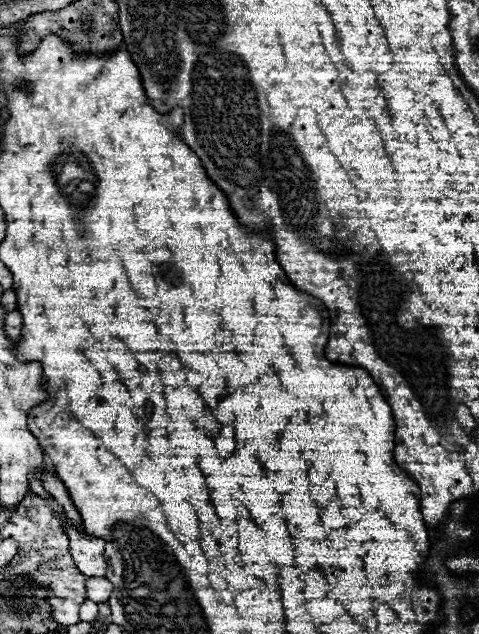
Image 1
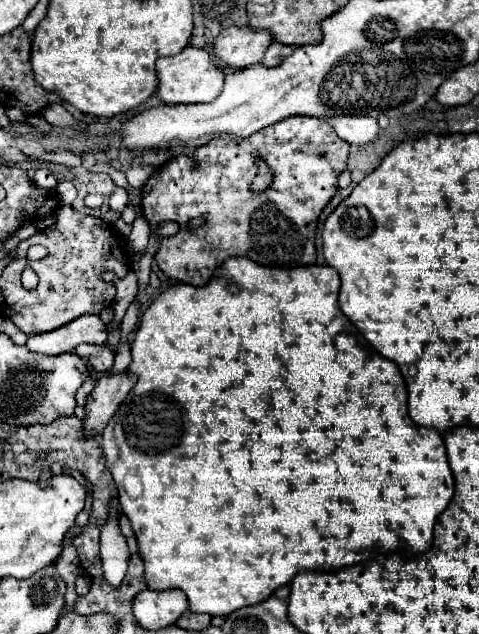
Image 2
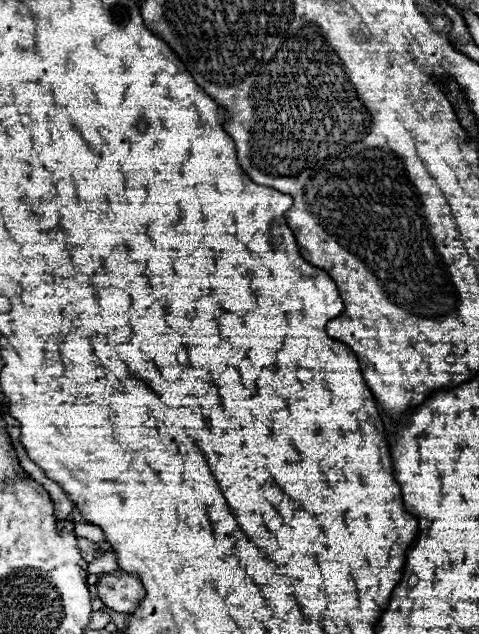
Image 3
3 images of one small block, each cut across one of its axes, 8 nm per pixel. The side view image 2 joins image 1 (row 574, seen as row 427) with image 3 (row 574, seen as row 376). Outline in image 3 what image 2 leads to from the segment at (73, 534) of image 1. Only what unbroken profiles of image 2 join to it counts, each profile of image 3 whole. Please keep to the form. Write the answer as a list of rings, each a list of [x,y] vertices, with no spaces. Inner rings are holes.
[[[116,570],[112,574],[100,574],[96,588],[100,600],[110,610],[124,612],[124,614],[134,612],[144,596],[144,588],[138,576],[124,570]]]

